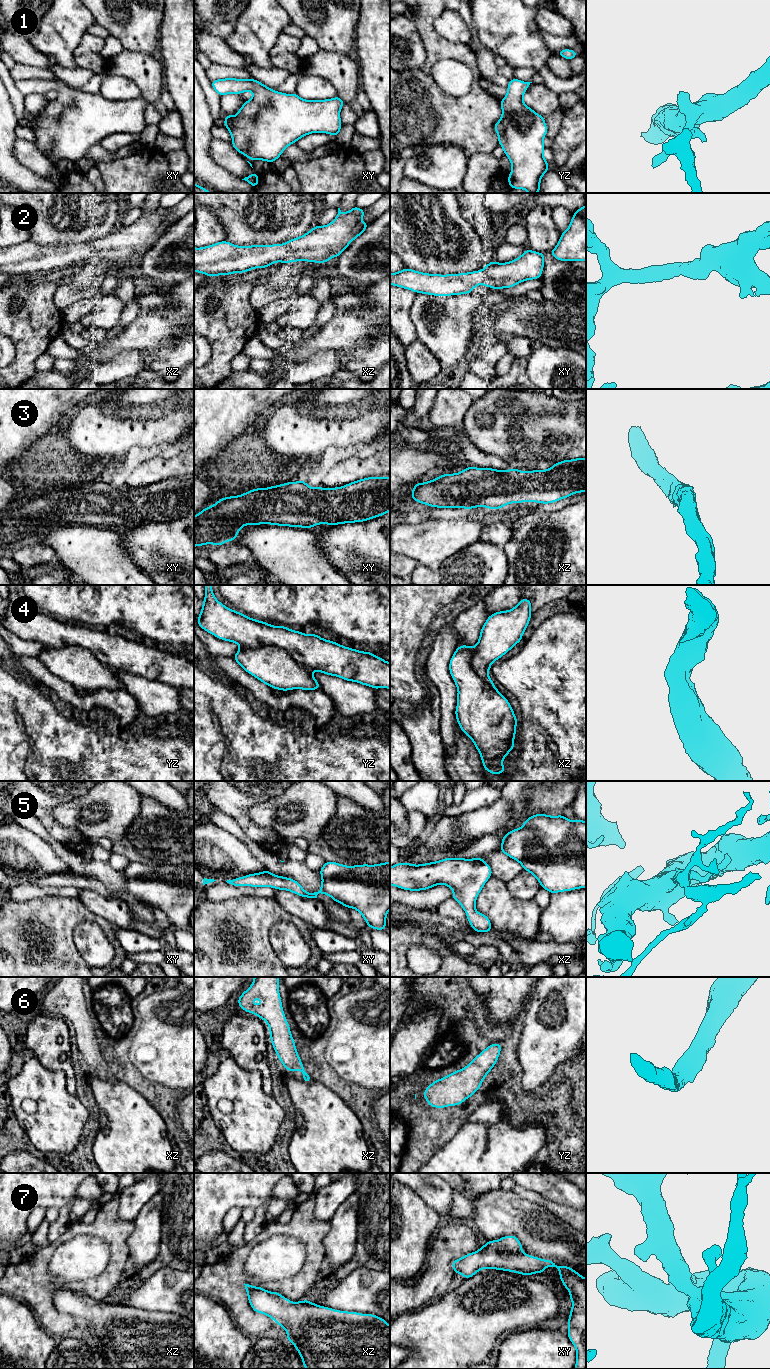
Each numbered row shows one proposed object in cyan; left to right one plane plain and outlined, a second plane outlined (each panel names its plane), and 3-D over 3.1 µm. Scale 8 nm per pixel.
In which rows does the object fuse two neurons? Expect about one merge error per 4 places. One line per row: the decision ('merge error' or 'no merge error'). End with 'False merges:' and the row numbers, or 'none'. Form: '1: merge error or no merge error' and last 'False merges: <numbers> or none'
1: no merge error
2: no merge error
3: no merge error
4: merge error
5: no merge error
6: no merge error
7: no merge error
False merges: 4

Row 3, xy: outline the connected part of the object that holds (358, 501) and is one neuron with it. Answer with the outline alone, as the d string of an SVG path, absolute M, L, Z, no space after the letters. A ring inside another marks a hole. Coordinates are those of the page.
M368 477L342 487L329 489L312 488L302 479L268 488L256 488L238 496L220 498L217 503L206 507L194 516L194 547L205 544L220 546L225 542L234 541L239 530L245 525L271 524L311 529L319 524L338 525L363 522L386 515L387 511L390 511L390 477Z

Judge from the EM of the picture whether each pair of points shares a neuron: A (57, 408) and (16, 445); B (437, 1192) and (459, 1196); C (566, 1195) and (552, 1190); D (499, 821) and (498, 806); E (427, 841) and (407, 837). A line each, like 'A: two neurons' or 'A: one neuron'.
A: one neuron
B: two neurons
C: one neuron
D: one neuron
E: two neurons

